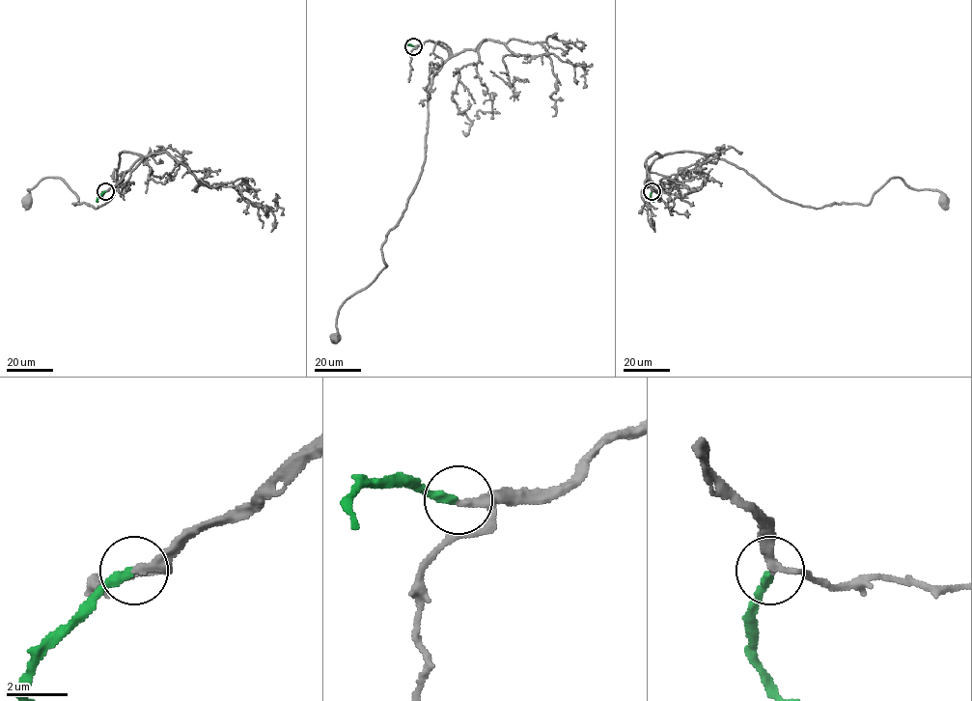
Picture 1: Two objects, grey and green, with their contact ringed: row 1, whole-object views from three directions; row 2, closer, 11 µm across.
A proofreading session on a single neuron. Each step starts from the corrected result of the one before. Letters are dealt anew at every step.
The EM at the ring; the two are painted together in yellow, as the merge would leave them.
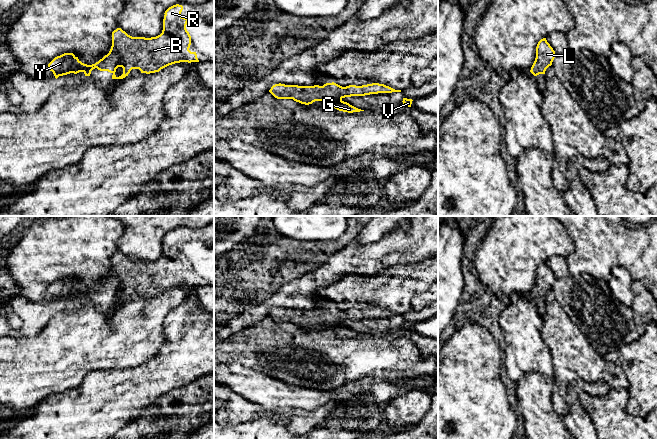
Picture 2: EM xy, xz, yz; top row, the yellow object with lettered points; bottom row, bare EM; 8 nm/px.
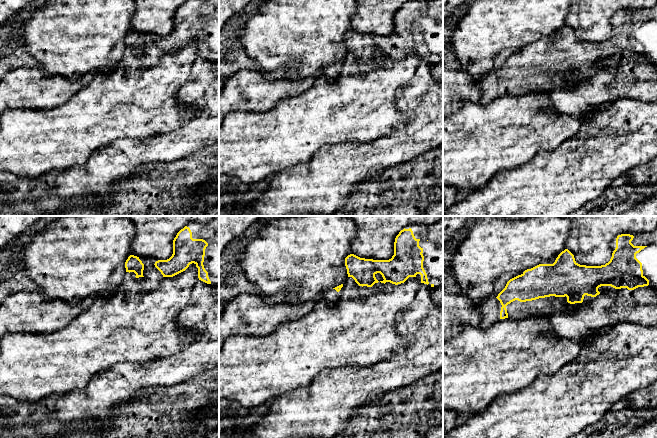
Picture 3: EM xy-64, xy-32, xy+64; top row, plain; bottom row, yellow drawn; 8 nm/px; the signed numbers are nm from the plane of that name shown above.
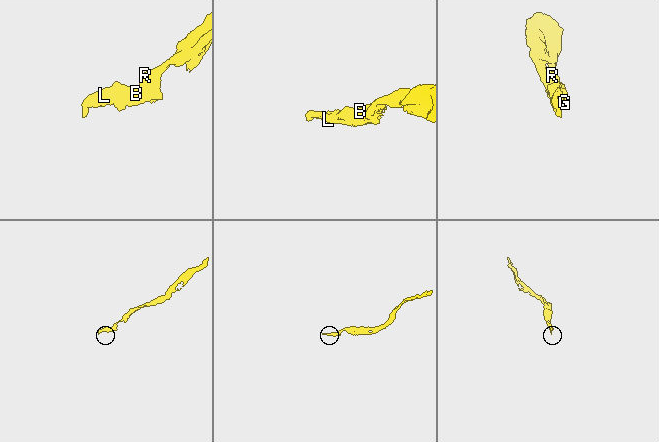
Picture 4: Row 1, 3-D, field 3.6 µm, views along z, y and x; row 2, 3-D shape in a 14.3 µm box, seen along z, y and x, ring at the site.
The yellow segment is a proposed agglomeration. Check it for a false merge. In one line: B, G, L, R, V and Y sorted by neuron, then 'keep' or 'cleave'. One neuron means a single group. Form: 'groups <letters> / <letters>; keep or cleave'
groups B G L R V Y; keep

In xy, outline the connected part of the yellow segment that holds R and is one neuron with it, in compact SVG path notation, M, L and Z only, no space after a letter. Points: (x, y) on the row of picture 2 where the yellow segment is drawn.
M176 4L165 11L162 33L156 37L132 37L121 28L112 32L112 46L107 55L92 65L82 63L73 53L64 53L55 57L49 64L48 69L53 72L55 78L70 73L83 72L90 76L91 71L97 68L100 71L112 73L112 79L123 79L132 69L139 69L141 73L155 73L161 69L180 62L199 62L196 52L189 50L191 36L186 29L188 18L181 15L183 6Z

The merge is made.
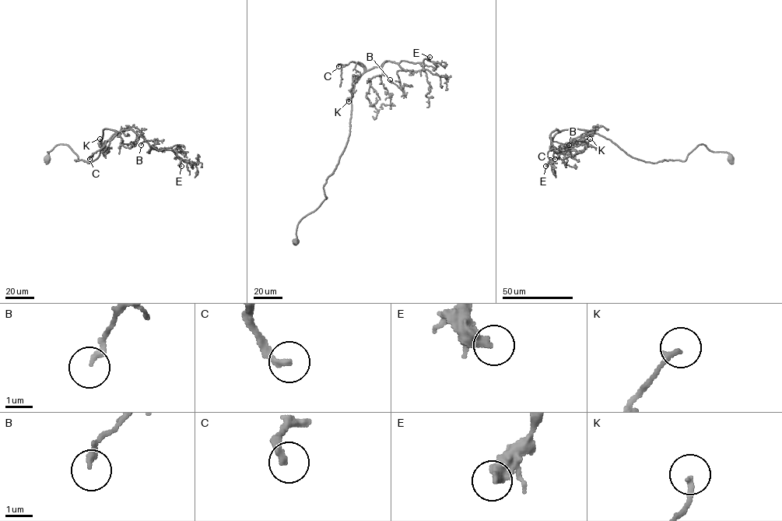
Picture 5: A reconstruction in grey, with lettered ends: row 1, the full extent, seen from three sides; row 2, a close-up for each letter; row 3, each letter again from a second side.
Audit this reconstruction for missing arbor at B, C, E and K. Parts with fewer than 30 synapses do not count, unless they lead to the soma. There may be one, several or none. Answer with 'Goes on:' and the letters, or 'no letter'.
Goes on: C

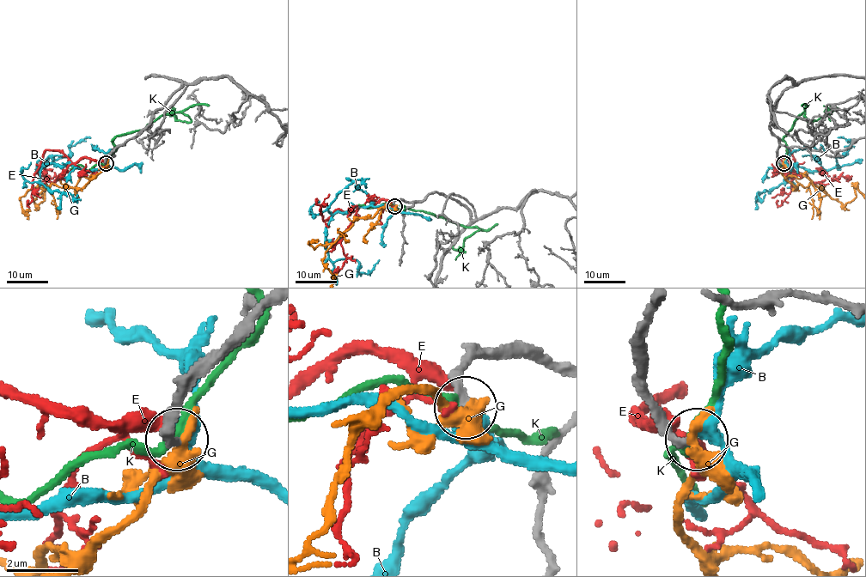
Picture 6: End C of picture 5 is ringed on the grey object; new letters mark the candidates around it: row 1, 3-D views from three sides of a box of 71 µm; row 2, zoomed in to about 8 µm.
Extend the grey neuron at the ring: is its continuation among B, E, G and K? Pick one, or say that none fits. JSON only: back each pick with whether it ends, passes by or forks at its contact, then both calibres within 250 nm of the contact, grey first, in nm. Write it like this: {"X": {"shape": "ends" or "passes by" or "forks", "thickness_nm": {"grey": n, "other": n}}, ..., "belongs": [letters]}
{"belongs": []}

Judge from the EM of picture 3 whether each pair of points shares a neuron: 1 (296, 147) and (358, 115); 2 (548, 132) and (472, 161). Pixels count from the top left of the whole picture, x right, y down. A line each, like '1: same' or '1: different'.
1: same
2: same

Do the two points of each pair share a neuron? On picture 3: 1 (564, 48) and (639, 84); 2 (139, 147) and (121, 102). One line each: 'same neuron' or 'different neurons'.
1: different neurons
2: different neurons

